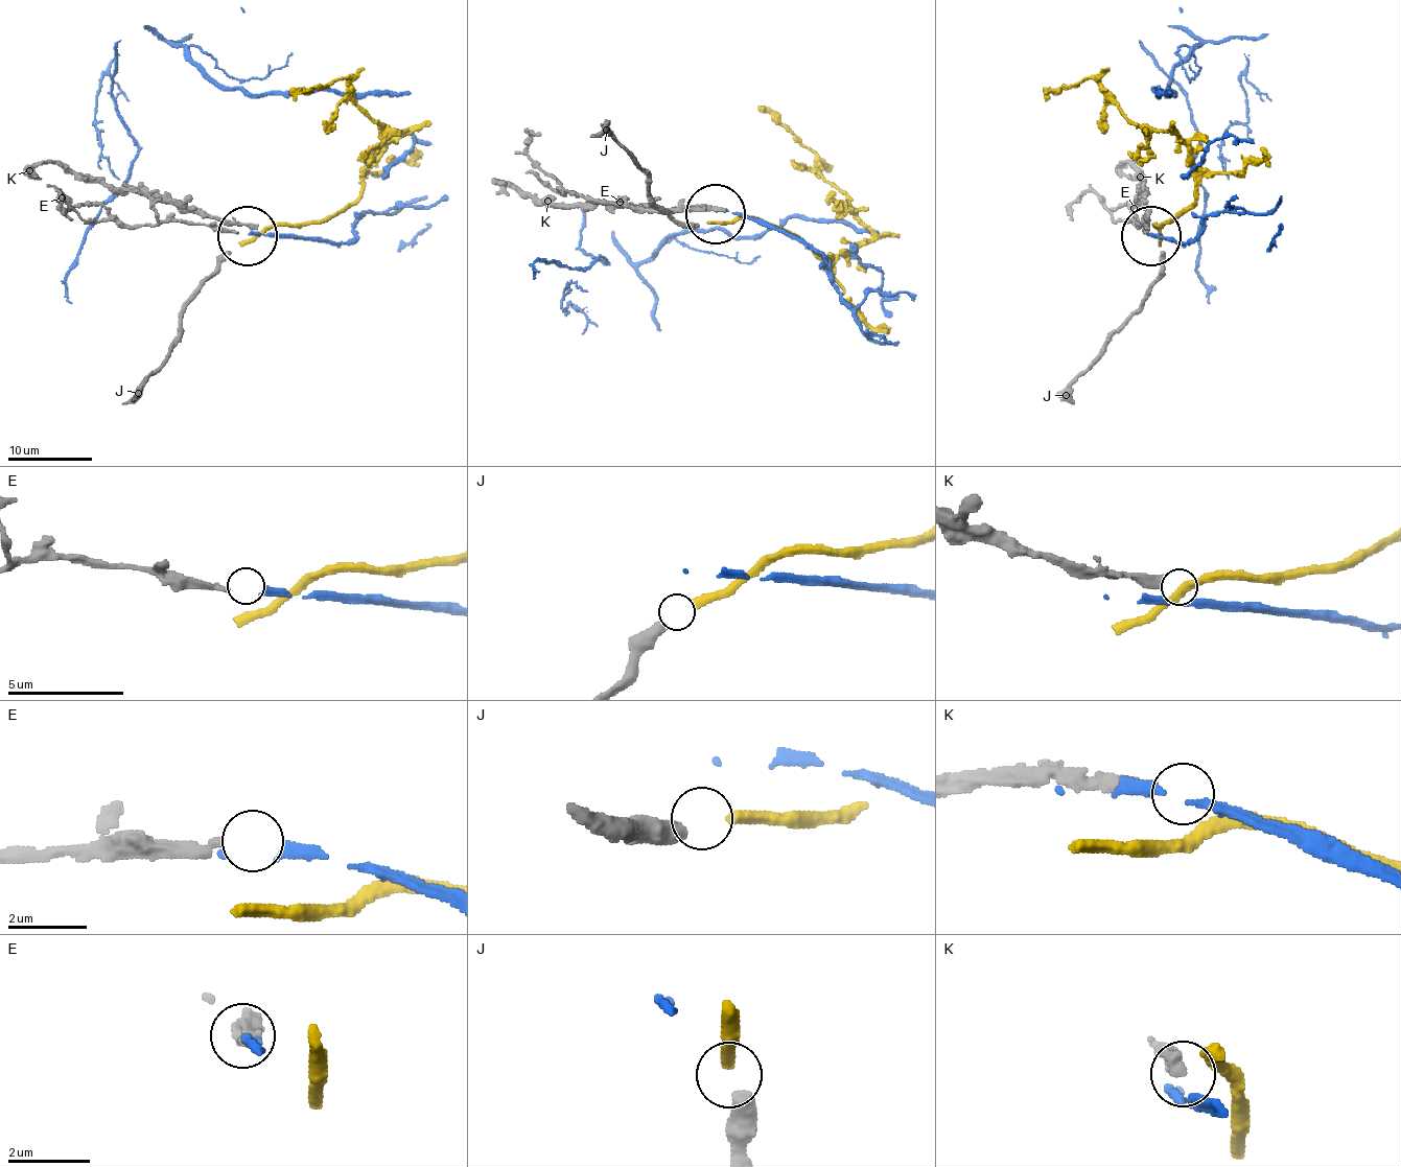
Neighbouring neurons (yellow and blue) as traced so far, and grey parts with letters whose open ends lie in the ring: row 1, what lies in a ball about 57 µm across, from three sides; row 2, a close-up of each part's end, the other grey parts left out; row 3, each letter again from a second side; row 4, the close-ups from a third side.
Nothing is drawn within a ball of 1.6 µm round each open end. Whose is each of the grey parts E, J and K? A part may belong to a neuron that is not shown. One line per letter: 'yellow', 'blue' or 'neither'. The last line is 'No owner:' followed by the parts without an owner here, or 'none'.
E: blue
J: yellow
K: neither
No owner: K

